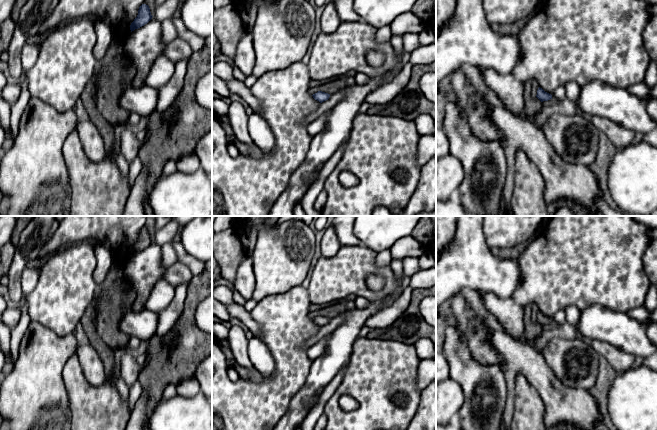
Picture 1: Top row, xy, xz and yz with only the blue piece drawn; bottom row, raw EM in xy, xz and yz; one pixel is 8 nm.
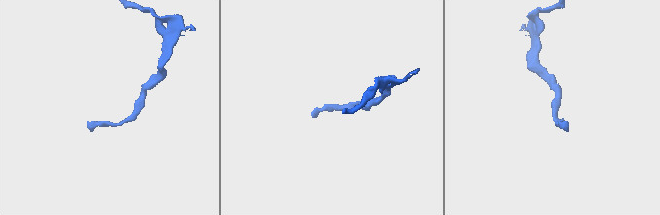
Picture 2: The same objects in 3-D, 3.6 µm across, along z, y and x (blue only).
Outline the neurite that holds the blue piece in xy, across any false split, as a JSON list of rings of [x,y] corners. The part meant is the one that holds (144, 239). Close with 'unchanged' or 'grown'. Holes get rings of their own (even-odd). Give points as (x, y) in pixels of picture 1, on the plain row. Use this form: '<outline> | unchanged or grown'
[[[142,228],[139,231],[137,241],[130,249],[131,256],[147,248],[152,243],[152,241],[153,240],[151,239],[149,230],[146,228]]] | unchanged

